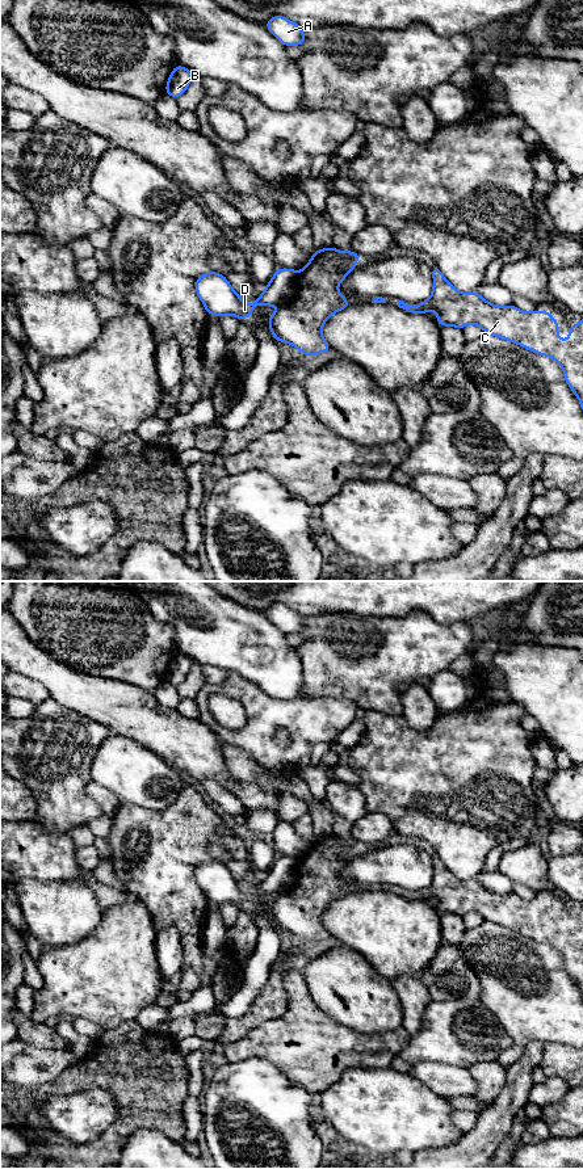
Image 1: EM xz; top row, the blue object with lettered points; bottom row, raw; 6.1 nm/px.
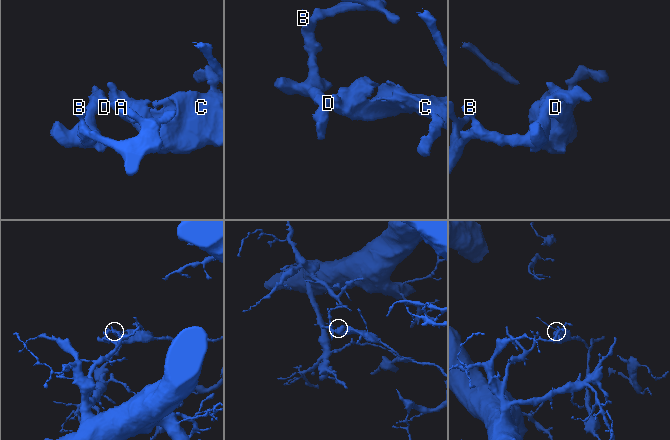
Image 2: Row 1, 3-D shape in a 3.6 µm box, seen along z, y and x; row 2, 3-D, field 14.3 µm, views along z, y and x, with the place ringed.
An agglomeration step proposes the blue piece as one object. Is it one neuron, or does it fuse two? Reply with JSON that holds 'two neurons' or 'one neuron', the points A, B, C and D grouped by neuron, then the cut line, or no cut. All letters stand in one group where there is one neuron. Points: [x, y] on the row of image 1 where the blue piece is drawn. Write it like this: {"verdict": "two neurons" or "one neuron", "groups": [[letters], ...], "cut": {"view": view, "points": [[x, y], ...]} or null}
{"verdict": "two neurons", "groups": [["A", "B", "D"], ["C"]], "cut": {"view": "xz", "points": [[300, 273], [296, 281], [294, 297], [281, 306]]}}

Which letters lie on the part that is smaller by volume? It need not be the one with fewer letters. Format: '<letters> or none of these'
C

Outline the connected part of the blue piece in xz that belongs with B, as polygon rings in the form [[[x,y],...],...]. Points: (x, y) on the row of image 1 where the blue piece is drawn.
[[[175,66],[165,87],[165,93],[179,98],[189,87],[193,73],[183,66]]]

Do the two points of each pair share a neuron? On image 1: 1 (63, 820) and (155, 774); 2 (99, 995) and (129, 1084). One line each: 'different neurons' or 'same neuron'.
1: different neurons
2: different neurons

